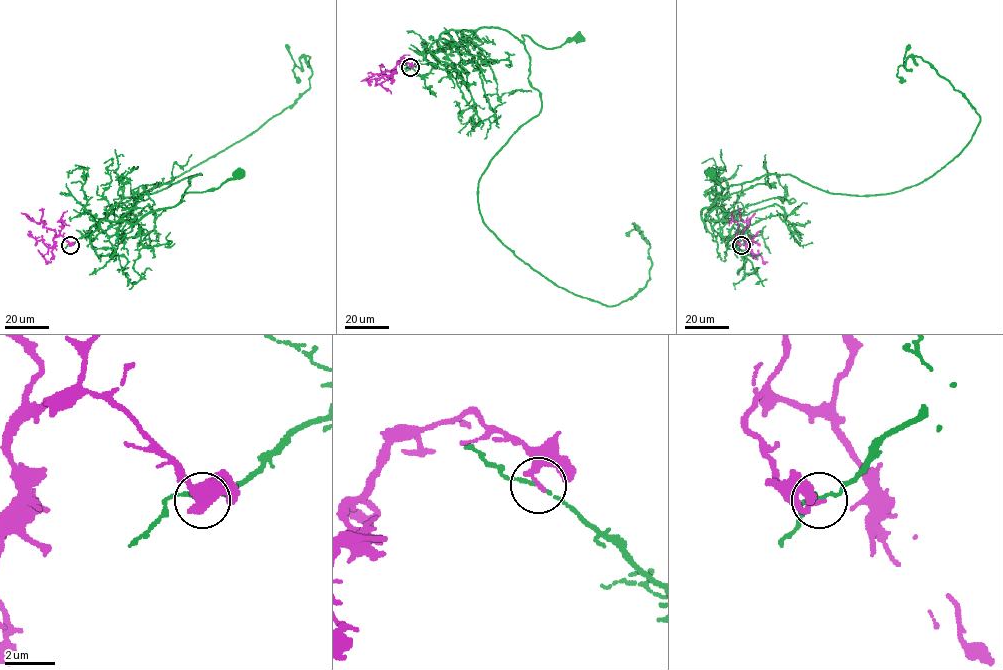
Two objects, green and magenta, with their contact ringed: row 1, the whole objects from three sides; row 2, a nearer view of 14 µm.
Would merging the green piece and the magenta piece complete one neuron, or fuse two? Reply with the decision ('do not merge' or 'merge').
do not merge

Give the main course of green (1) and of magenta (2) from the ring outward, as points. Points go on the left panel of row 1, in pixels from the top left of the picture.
1: (70, 244), (95, 226), (90, 242), (102, 220), (136, 224), (184, 201), (185, 193), (218, 188), (238, 172)
2: (70, 245), (61, 235), (55, 236), (53, 230), (43, 228), (43, 221), (36, 223), (21, 213)

